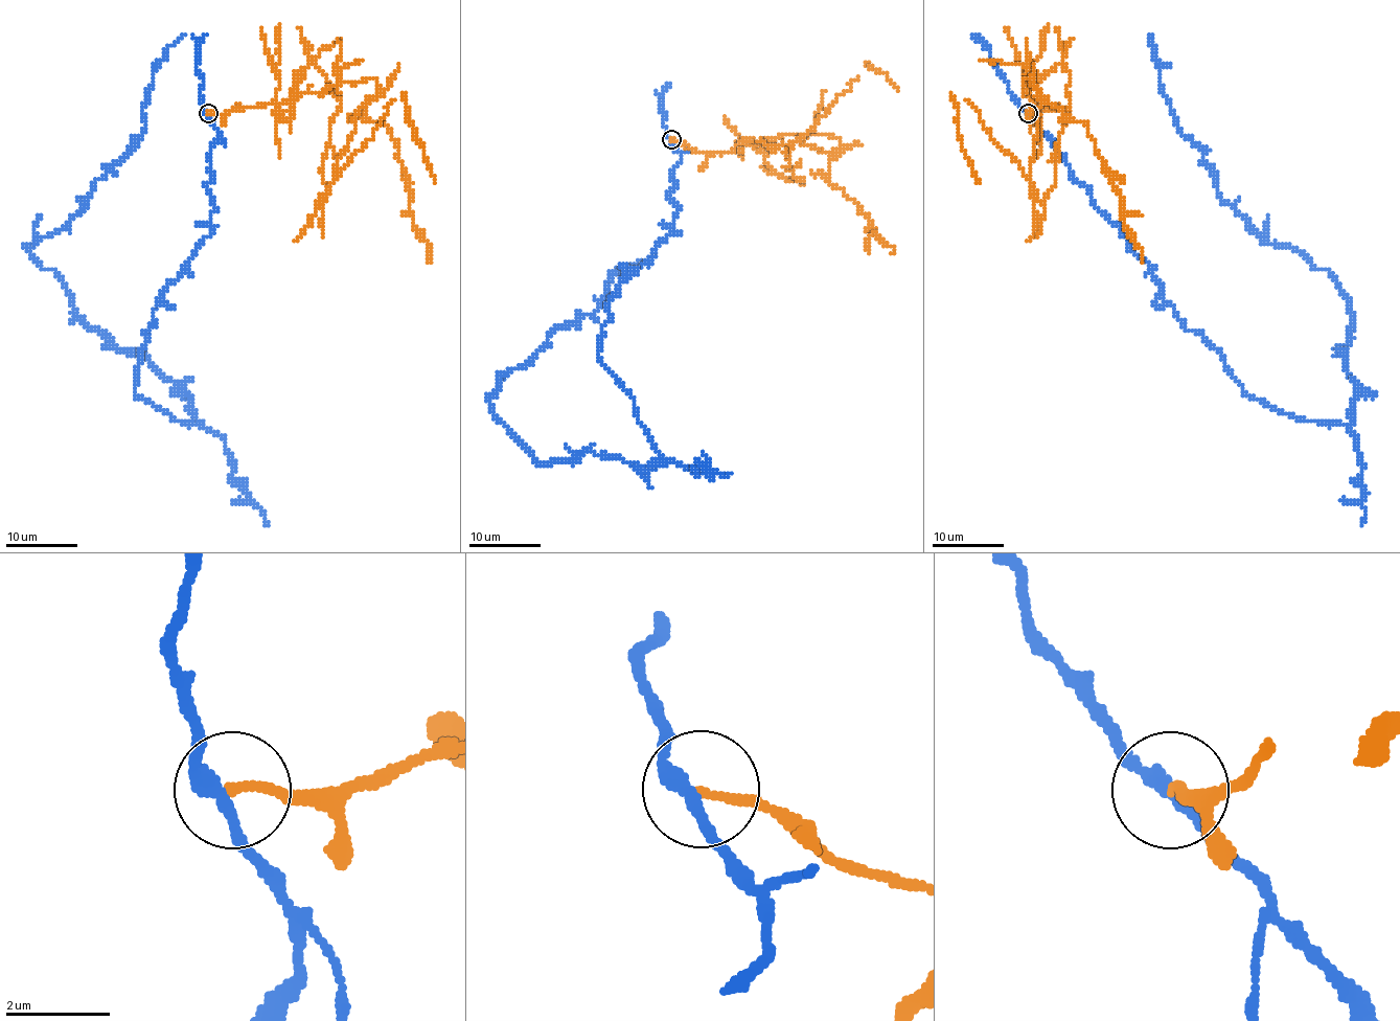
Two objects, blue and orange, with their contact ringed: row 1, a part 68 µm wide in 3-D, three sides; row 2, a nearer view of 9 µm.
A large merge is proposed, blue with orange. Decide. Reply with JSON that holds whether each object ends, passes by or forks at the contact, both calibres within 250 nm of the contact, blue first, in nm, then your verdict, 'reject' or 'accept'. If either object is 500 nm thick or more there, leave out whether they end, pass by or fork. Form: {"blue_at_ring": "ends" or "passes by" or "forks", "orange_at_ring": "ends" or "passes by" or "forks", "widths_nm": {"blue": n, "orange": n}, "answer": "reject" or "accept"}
{"blue_at_ring": "passes by", "orange_at_ring": "ends", "widths_nm": {"blue": 260, "orange": 180}, "answer": "reject"}

